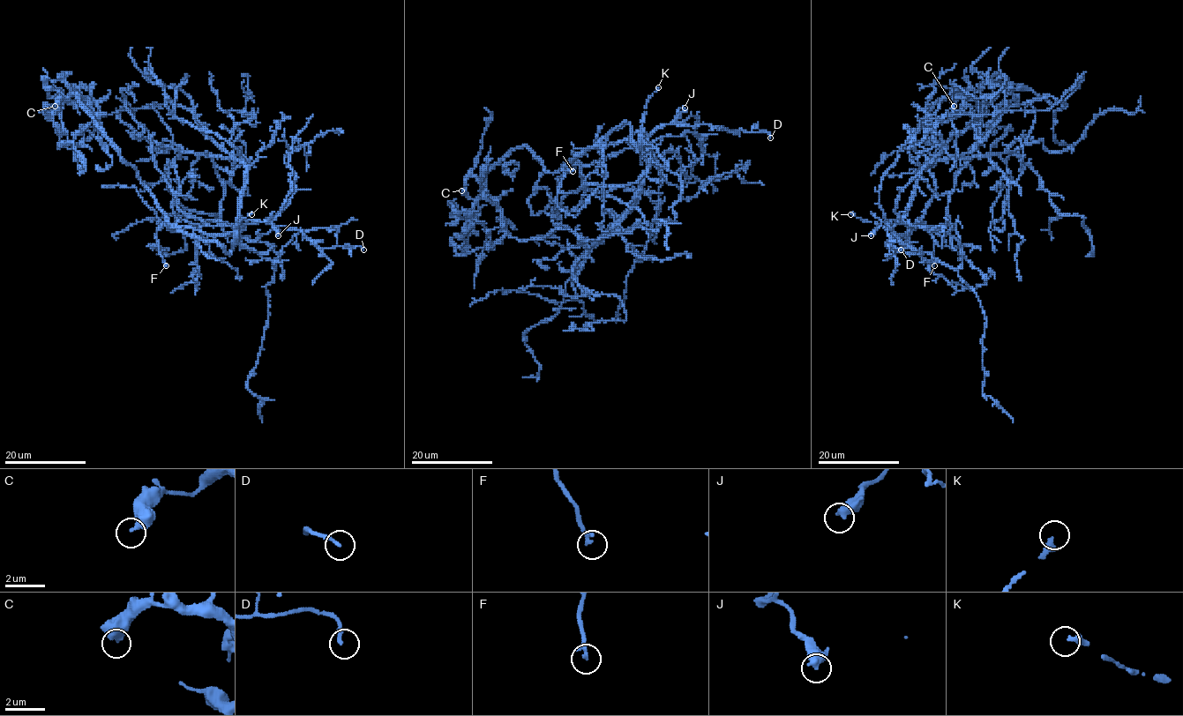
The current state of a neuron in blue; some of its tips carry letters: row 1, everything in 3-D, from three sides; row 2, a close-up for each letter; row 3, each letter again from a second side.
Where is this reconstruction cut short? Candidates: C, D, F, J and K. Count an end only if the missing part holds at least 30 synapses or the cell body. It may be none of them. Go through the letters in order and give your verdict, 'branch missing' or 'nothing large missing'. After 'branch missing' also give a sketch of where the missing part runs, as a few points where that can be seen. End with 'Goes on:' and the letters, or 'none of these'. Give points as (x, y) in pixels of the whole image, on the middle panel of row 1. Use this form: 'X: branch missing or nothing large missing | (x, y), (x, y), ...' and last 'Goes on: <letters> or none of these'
C: nothing large missing
D: nothing large missing
F: branch missing | (572, 171), (576, 186), (563, 211), (547, 227), (544, 238), (551, 244), (565, 247), (591, 233)
J: nothing large missing
K: nothing large missing
Goes on: F

